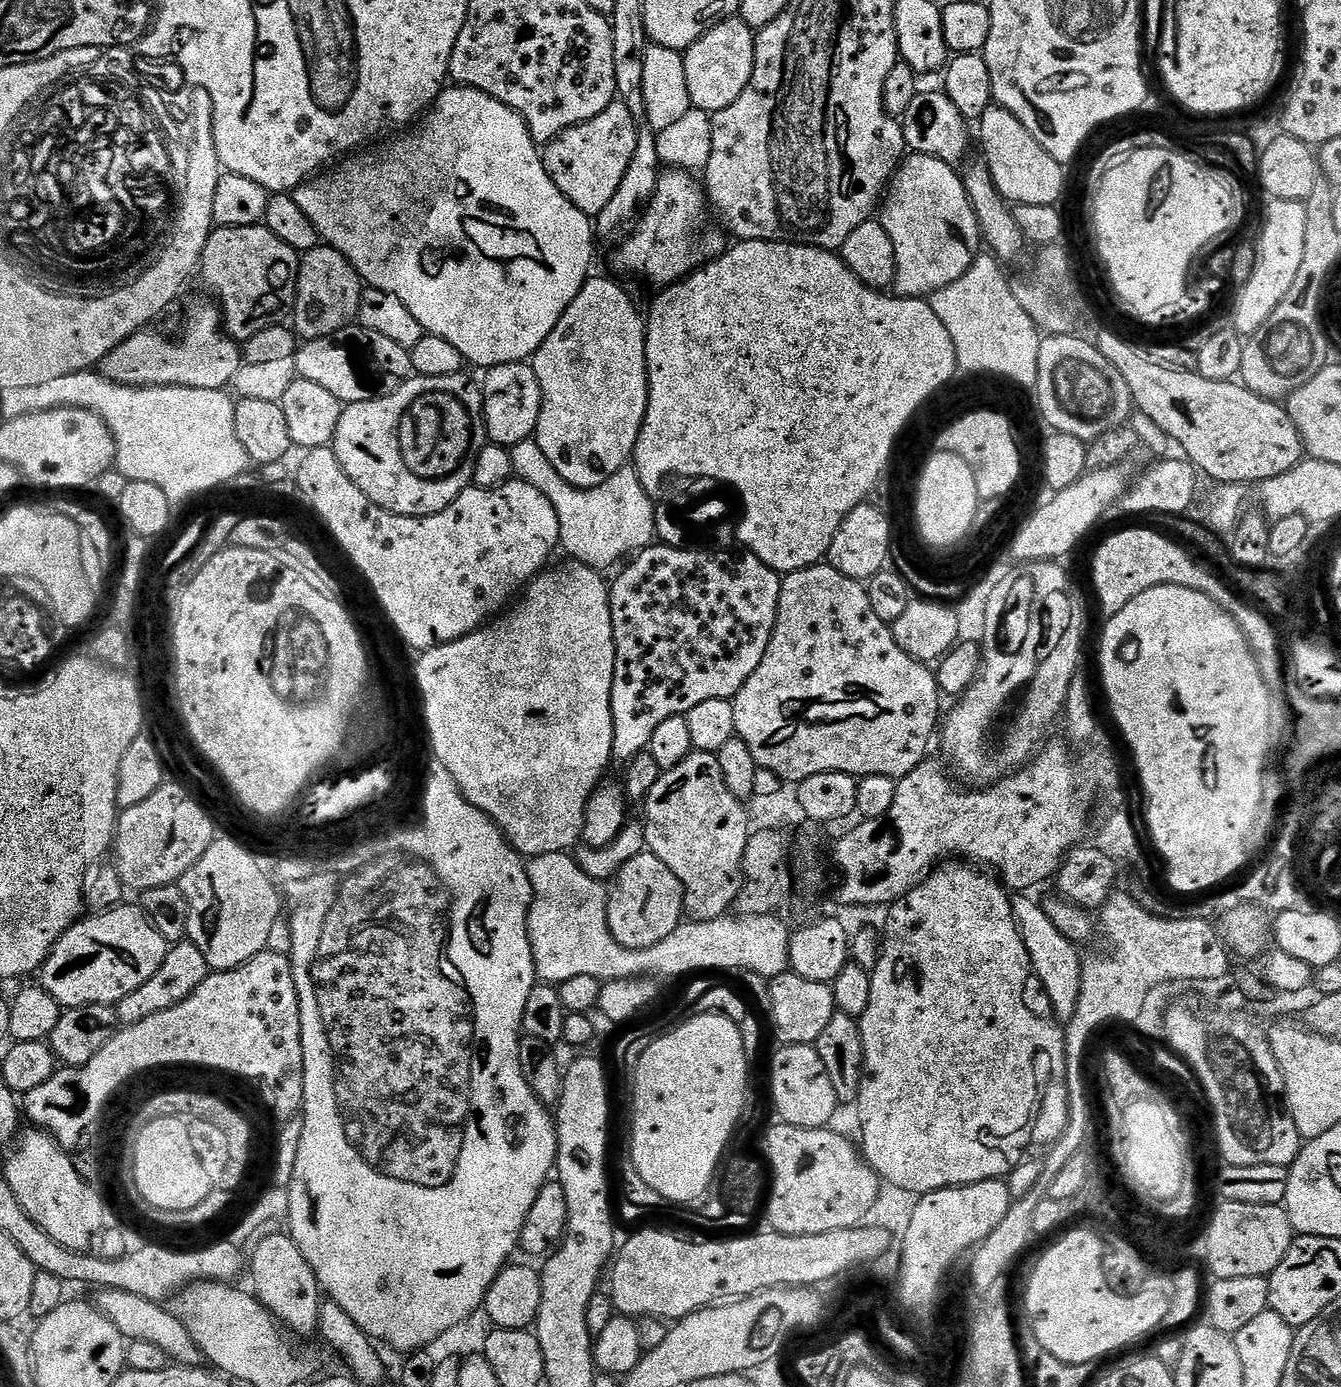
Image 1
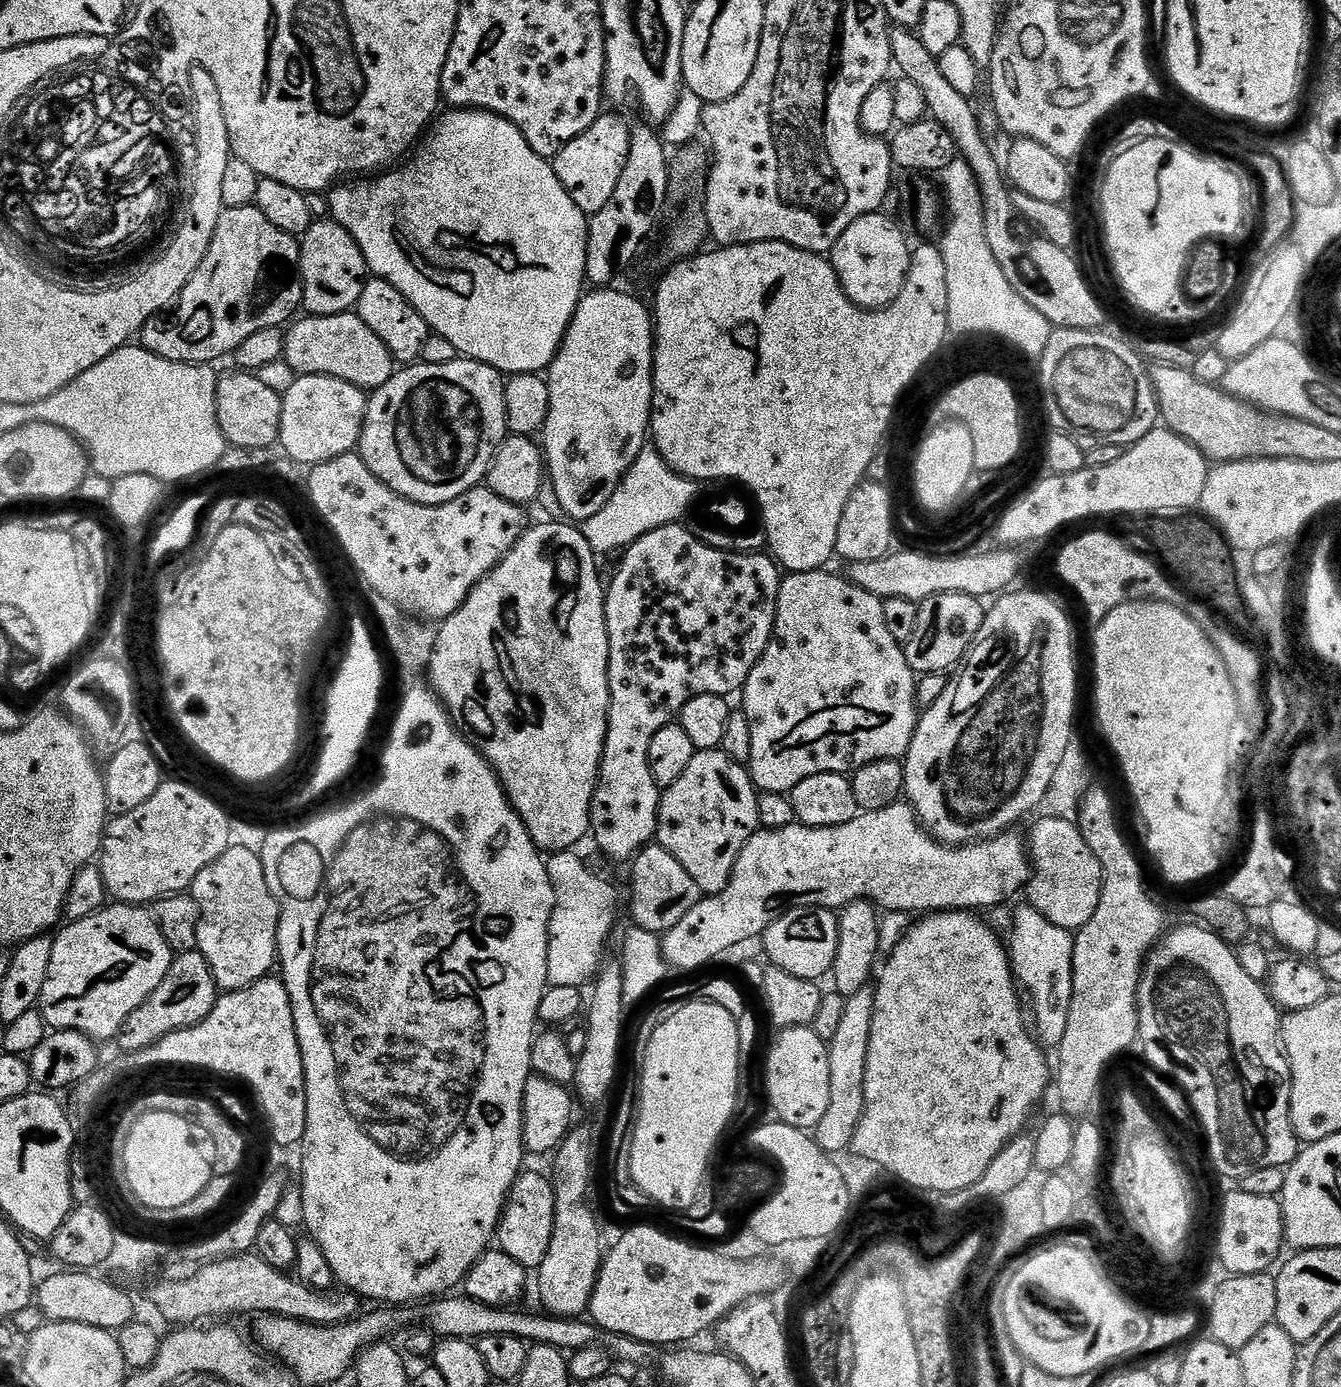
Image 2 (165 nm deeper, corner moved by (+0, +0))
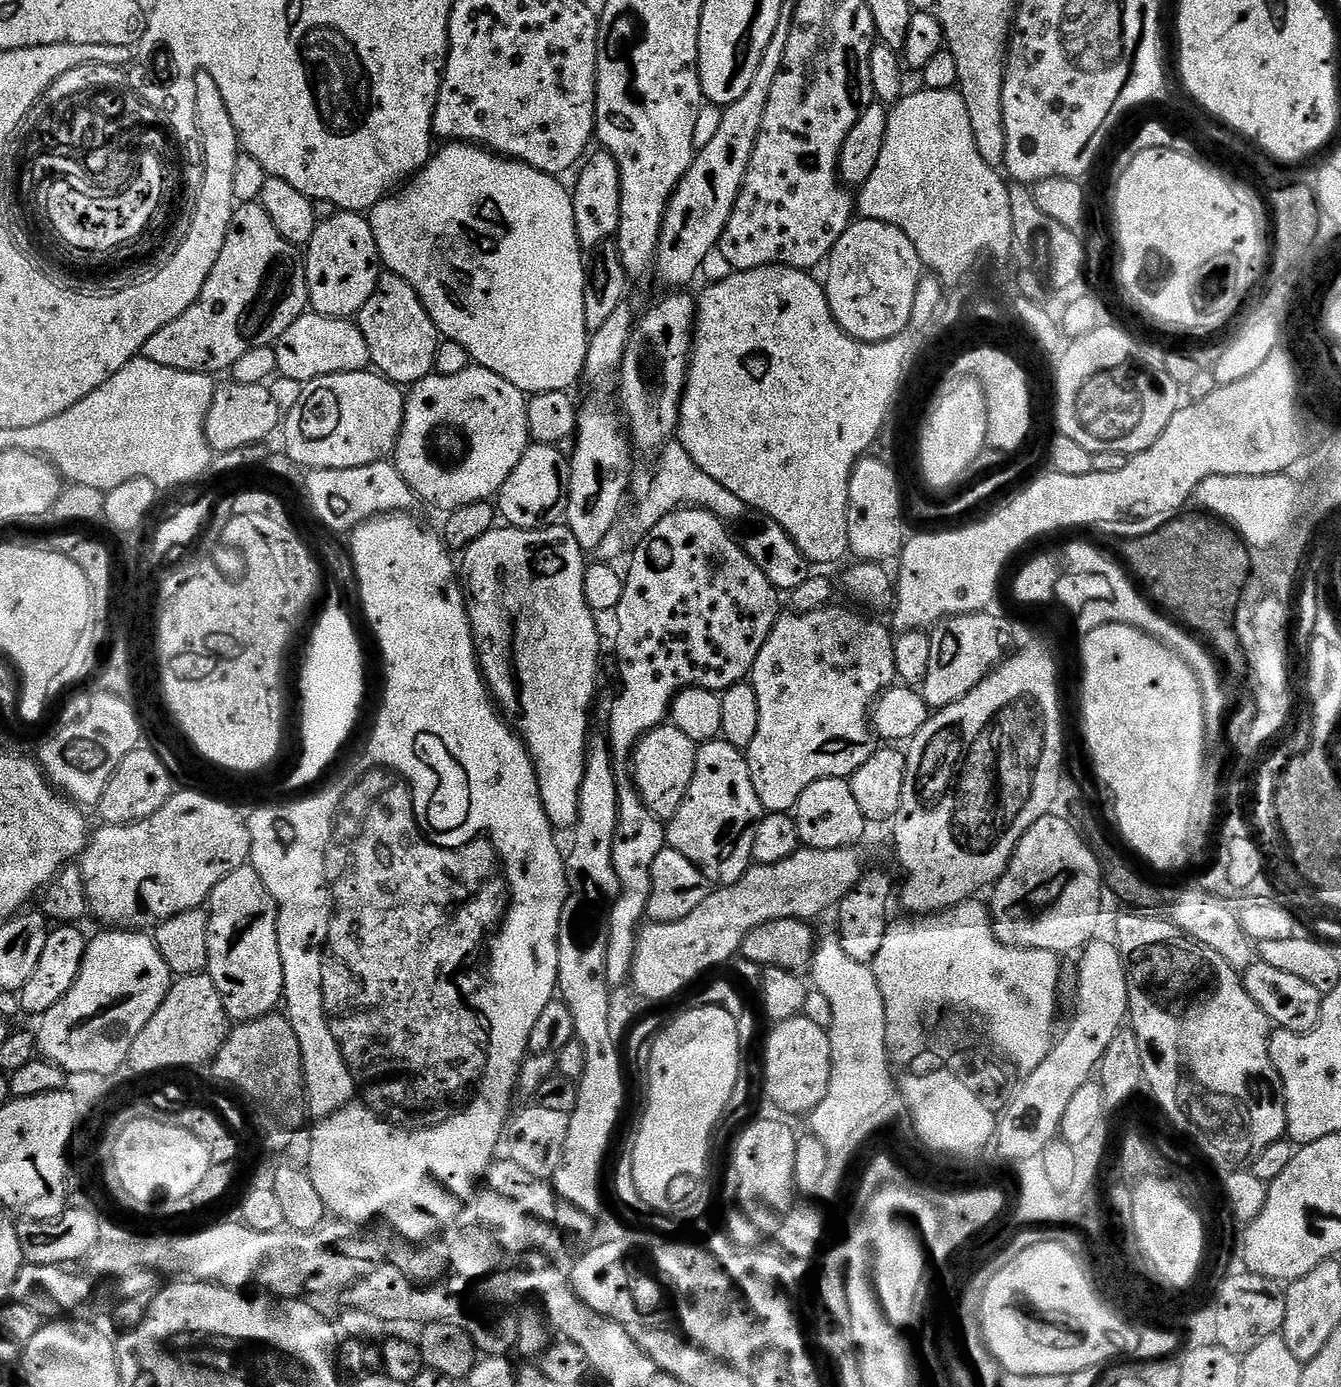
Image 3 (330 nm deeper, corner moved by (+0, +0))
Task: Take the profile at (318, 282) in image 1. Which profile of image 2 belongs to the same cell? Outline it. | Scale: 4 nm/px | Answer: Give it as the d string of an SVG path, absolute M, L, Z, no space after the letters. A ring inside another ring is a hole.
M325 218L311 224L300 240L300 277L304 283L303 311L309 316L337 316L355 309L370 273L358 242L341 224Z

